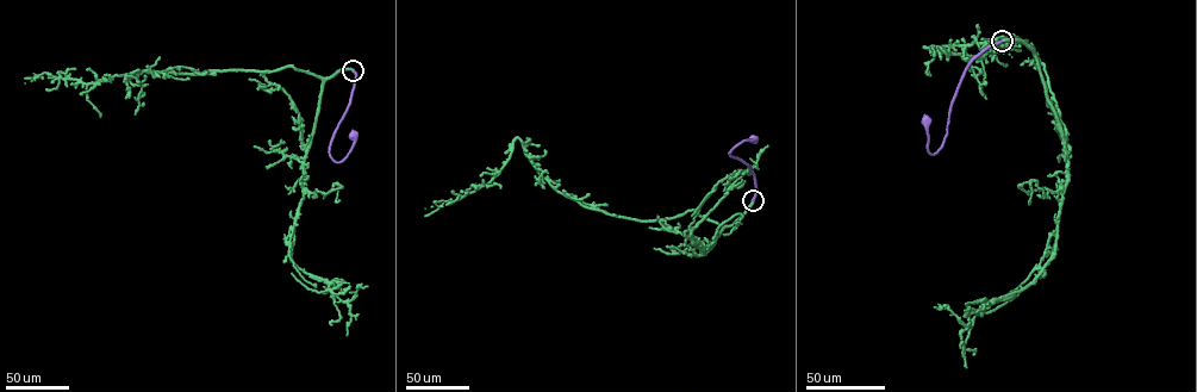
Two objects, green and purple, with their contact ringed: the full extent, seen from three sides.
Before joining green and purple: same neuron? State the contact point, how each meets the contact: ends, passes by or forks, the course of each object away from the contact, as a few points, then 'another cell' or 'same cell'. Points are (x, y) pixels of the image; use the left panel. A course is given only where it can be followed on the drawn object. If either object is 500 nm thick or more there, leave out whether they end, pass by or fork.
at (353, 70); green runs (353, 70), (340, 69), (328, 78), (290, 66), (272, 72), (143, 72), (89, 84), (43, 73), (24, 78); purple runs (353, 70), (355, 80), (350, 100), (330, 147), (334, 161), (341, 162), (347, 156), (355, 135); another cell

